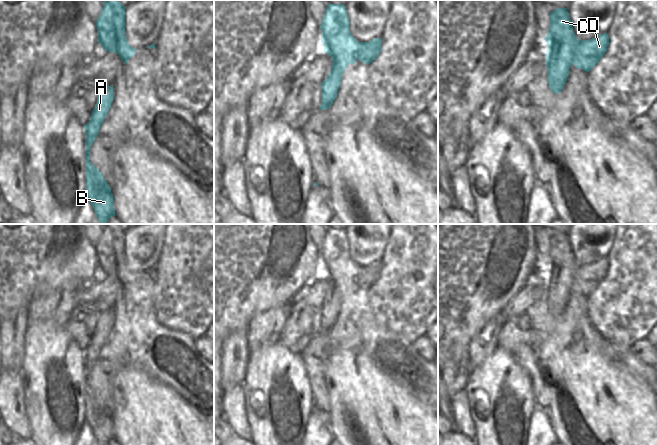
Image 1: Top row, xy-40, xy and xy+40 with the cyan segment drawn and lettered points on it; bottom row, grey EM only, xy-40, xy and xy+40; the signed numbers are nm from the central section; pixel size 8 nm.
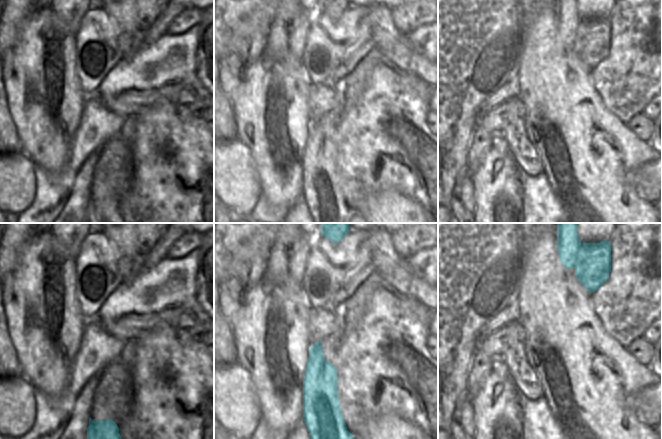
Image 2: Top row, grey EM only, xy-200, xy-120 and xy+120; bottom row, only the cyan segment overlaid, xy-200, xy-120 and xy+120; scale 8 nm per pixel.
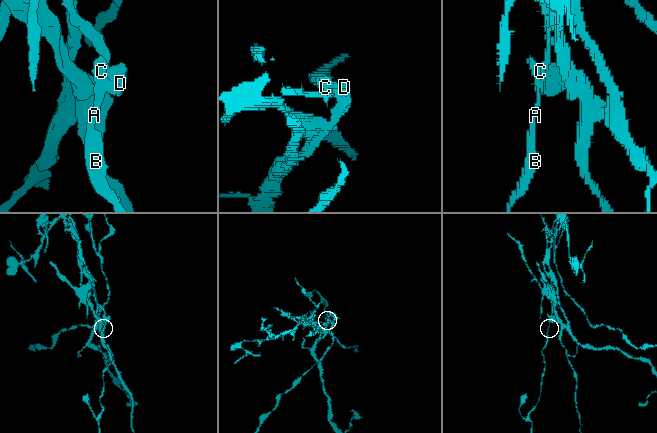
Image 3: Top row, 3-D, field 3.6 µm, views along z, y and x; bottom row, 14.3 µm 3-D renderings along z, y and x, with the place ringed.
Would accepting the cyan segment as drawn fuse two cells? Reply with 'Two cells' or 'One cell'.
Two cells.

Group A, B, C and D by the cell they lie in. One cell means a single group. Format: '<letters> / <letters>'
A B C / D

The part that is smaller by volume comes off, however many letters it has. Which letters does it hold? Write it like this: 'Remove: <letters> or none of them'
Remove: A, B, C

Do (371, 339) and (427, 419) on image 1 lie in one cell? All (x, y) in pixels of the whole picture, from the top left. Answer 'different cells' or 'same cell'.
different cells

